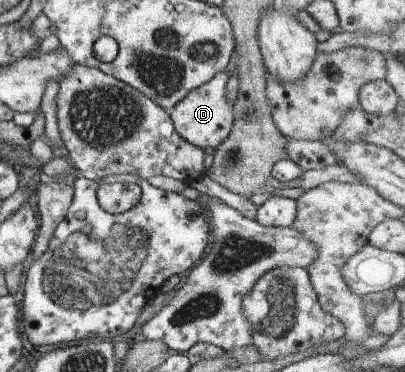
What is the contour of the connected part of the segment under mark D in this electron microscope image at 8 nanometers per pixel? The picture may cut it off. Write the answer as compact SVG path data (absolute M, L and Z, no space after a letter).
M226 71L217 73L208 83L193 89L186 97L174 104L168 115L172 118L174 129L187 142L202 149L215 149L231 132L233 126L233 106L226 101Z

